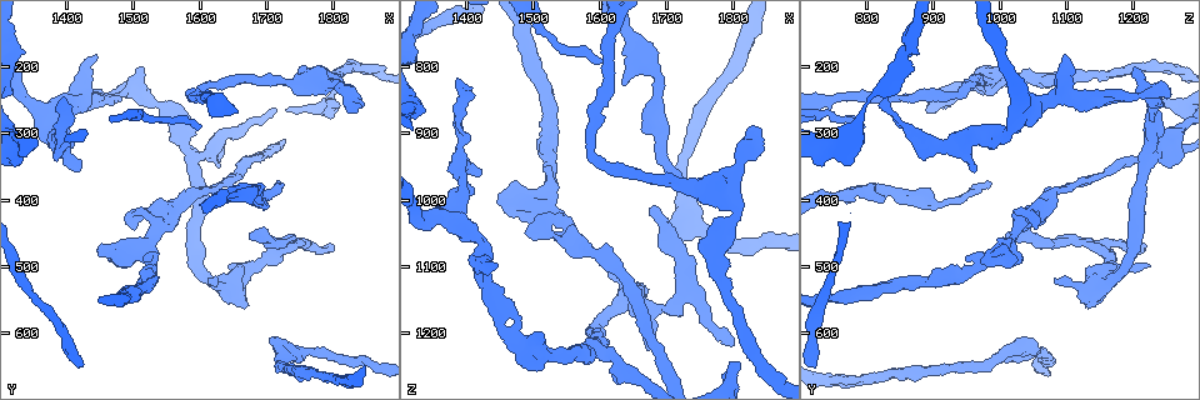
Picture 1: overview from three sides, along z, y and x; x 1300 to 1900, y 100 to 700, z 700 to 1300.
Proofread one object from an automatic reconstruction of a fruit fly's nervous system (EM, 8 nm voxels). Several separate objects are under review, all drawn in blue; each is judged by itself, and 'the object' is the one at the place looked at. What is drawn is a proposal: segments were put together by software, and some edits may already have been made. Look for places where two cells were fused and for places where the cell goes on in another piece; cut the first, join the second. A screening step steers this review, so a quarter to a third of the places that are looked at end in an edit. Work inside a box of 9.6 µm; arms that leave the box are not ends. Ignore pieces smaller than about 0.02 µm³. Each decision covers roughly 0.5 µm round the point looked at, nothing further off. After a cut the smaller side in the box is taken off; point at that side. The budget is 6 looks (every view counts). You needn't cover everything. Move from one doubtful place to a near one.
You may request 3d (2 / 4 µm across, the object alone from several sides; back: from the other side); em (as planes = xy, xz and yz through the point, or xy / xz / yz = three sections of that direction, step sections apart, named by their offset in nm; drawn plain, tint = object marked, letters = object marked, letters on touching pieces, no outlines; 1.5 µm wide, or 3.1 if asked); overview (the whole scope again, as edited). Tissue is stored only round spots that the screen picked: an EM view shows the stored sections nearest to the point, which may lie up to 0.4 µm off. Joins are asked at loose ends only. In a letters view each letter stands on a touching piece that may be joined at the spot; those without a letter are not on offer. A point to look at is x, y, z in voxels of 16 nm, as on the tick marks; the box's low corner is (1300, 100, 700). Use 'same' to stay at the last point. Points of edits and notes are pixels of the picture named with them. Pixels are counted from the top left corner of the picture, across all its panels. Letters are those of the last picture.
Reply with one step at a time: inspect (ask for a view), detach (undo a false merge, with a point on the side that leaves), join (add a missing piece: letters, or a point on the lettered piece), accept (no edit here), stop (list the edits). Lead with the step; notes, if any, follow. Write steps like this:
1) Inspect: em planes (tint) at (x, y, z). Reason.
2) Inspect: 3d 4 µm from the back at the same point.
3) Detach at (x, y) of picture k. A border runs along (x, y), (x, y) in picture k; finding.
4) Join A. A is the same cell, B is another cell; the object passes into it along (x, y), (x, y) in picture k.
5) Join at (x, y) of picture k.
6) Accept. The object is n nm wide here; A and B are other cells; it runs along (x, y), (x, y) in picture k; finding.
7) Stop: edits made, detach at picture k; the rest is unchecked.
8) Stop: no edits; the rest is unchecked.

Inspect: em xy step 8 (letters) at (1840, 260, 890). Free end.

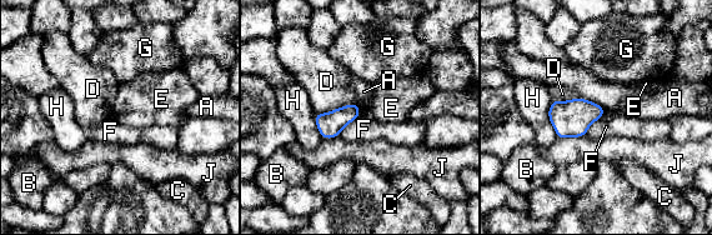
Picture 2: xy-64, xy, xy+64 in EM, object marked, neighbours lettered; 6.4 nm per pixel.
Accept. The object is 140 nm wide here; A, B, C, D, E, F, G, H and J are other cells; a border runs along (356, 103), (361, 115) in picture 2; no lettered piece goes on from it.

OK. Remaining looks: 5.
Inspect: em planes (letters) at (1515, 200, 1205).

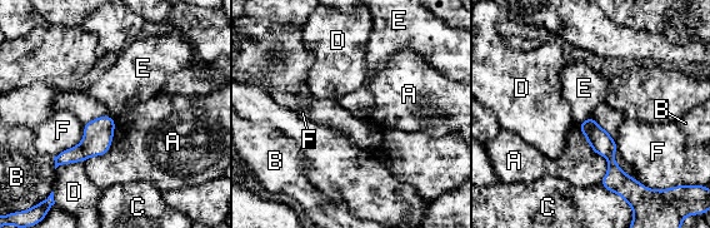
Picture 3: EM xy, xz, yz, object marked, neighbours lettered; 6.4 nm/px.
Accept. A, B, C, D, E and F are other cells; it runs along (590, 120), (618, 183) in picture 3; none of them fits.

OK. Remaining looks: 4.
Inspect: em xy step 8 (letters) at (1585, 345, 1215). Sharp bend.

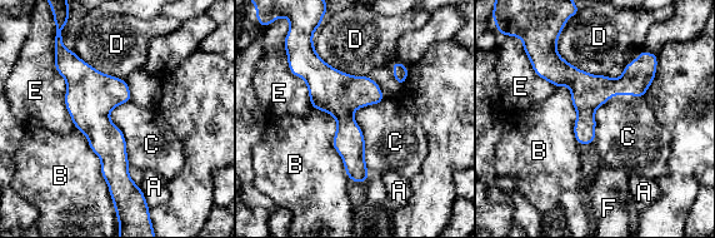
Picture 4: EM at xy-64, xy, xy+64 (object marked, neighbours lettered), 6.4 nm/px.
Inspect: em planes (letters) at the same point. Another direction.

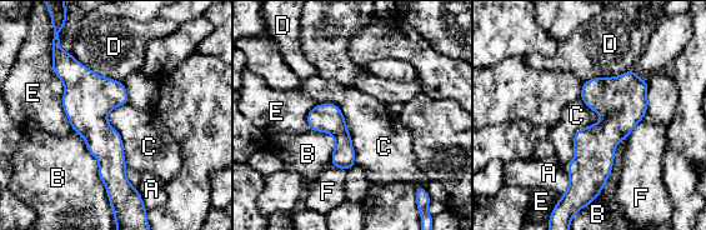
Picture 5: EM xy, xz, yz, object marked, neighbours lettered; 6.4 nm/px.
Accept. The longest contact is with E, 600 nm; A, B, C, D, E and F are other cells; it runs along (56, 50), (108, 148), (109, 190) in picture 5; all the same cell.

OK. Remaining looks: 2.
Stop: no edits; the rest is unchecked.

